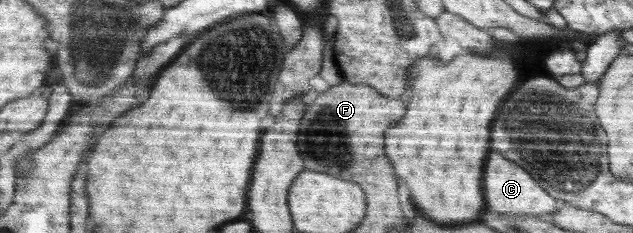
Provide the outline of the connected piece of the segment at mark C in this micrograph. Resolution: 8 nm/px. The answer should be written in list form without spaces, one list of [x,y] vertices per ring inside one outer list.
[[[492,153],[492,163],[488,163],[488,209],[496,214],[511,215],[548,215],[558,211],[560,201],[544,191],[536,181],[528,175],[524,168],[514,165],[498,153]]]

